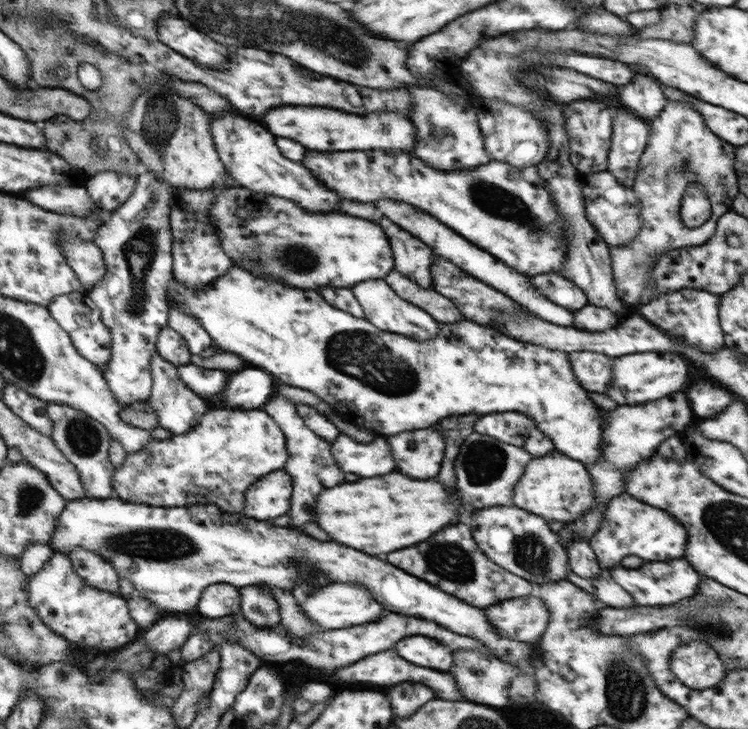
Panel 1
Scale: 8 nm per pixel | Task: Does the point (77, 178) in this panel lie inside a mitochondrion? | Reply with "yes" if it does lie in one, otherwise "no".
no

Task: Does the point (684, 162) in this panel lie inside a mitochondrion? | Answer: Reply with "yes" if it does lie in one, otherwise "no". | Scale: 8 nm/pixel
yes

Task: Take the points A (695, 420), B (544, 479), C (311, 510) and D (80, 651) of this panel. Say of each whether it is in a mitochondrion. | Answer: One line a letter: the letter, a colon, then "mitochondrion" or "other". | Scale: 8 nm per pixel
A: other
B: other
C: other
D: other

